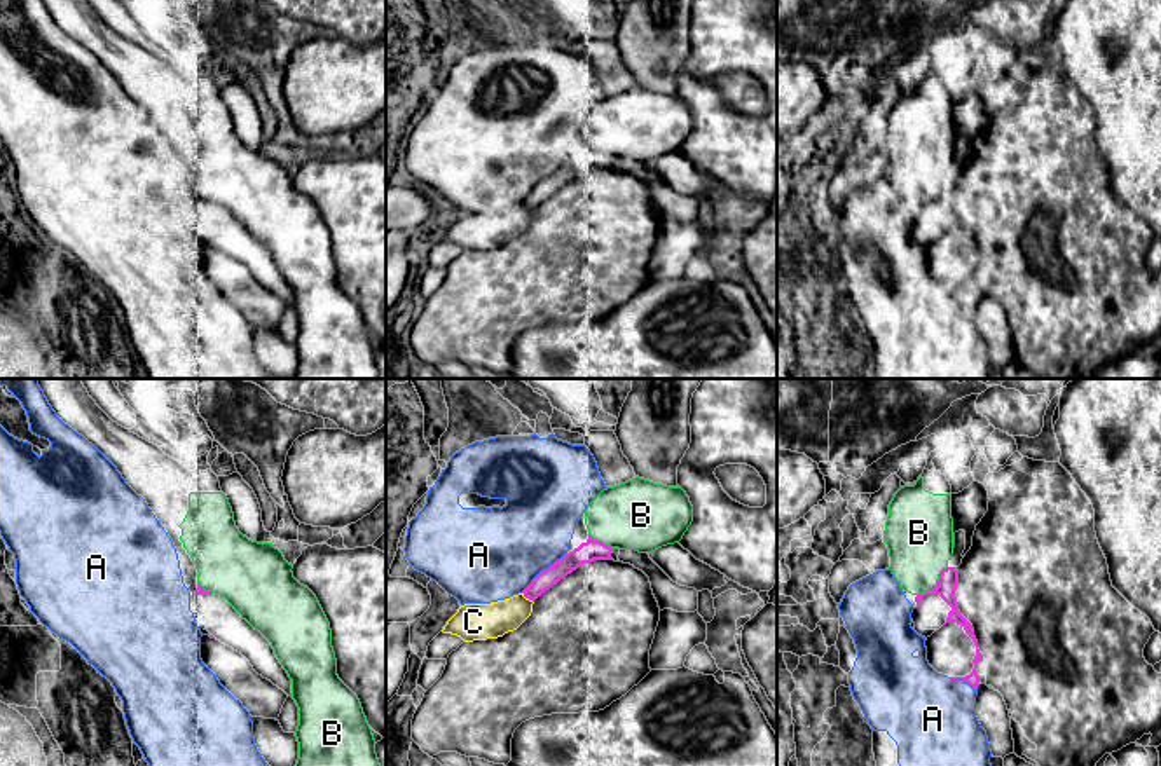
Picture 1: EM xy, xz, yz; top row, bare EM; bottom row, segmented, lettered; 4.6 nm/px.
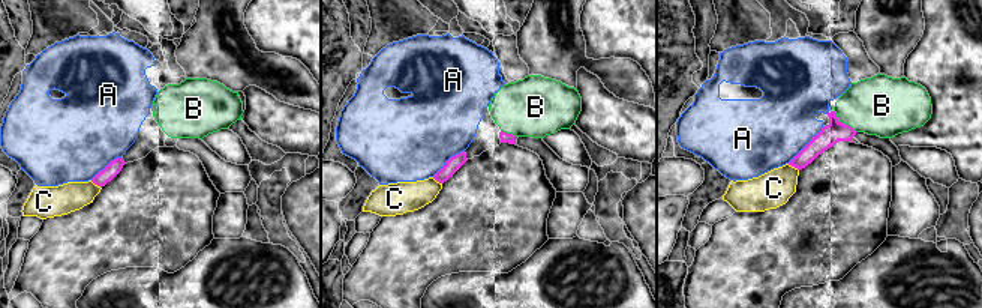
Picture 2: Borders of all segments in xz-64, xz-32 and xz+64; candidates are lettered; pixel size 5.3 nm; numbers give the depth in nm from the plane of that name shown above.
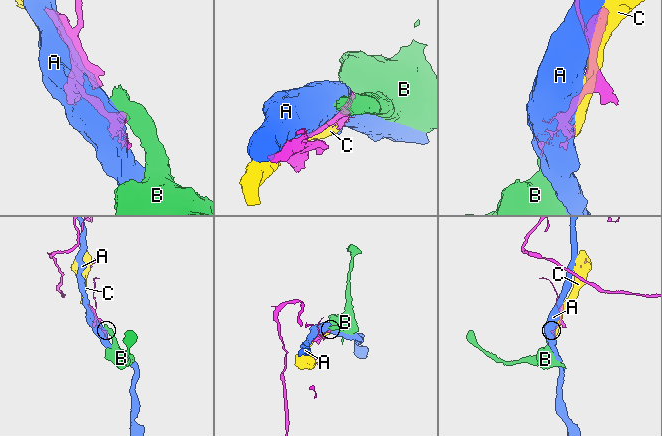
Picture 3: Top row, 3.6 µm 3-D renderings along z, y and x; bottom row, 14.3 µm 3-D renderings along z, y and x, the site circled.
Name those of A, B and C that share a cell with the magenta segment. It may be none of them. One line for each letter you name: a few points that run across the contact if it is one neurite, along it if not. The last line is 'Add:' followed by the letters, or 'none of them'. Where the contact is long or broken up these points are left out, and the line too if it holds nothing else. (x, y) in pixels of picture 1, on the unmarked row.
Add: none of them

